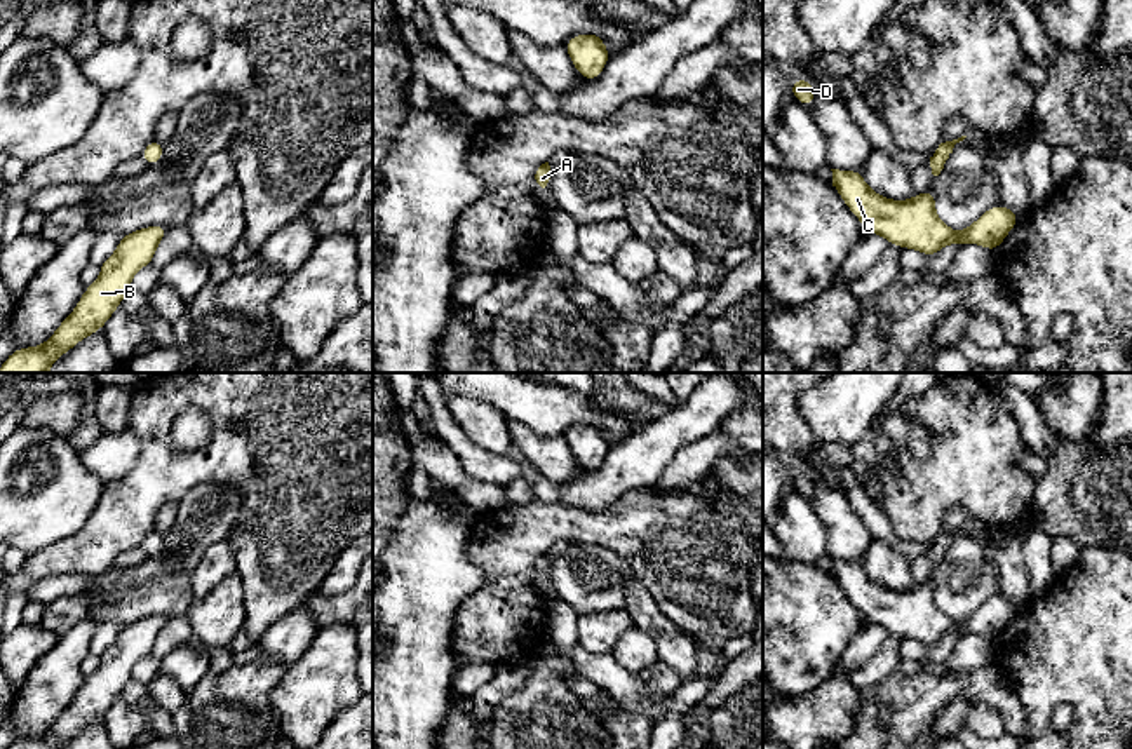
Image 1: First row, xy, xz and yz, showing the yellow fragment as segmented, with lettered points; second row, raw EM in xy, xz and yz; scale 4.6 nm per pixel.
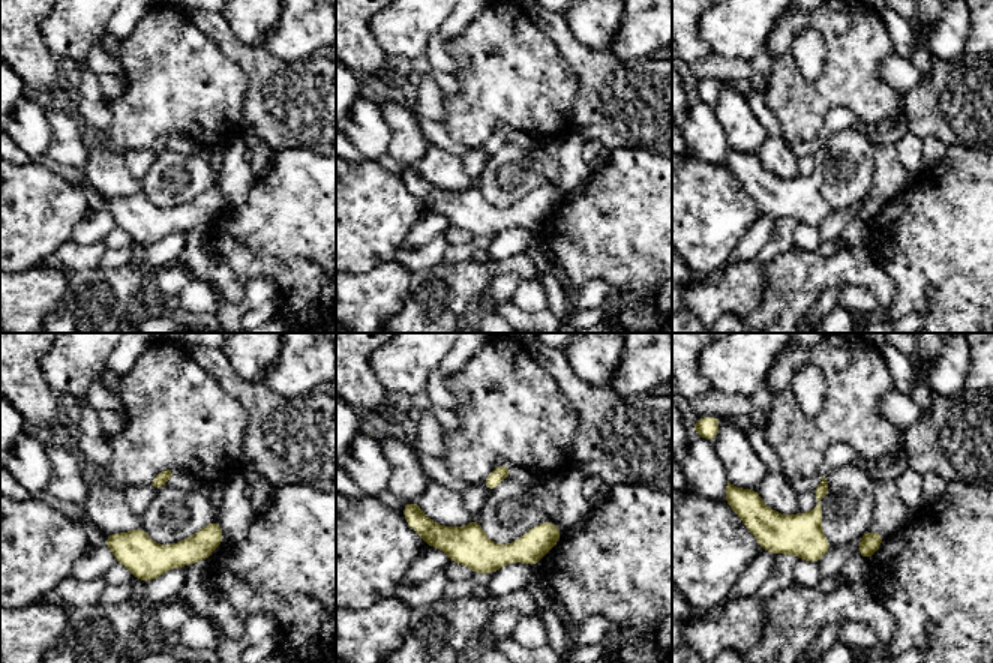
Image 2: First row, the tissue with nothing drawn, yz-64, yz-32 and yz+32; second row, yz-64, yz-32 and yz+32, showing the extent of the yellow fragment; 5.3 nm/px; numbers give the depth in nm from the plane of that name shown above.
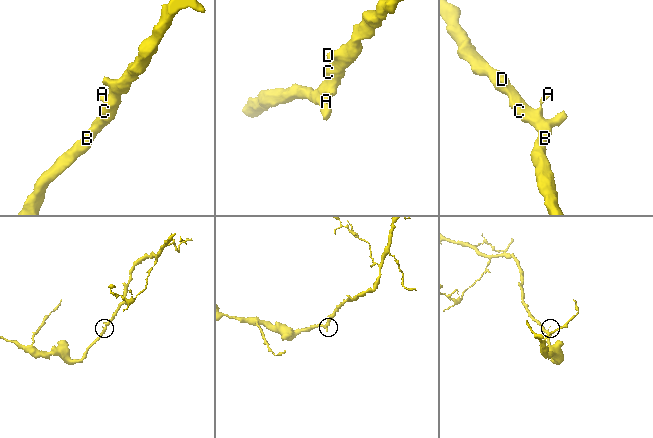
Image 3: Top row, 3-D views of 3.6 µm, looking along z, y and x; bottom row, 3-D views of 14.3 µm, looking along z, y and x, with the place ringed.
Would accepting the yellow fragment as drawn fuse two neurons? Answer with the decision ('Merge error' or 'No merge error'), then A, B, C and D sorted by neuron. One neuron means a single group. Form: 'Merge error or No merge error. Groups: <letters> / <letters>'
No merge error. Groups: A B C D

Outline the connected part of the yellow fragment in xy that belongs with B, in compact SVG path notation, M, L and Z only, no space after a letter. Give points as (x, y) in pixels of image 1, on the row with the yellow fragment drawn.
M153 225L124 235L115 253L99 265L99 279L85 287L54 334L38 347L16 348L0 366L0 373L47 373L64 352L104 327L131 291L134 273L153 261L167 232L169 226Z

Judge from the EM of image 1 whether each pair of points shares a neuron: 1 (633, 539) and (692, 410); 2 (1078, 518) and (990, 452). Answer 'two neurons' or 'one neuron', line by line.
1: two neurons
2: two neurons

